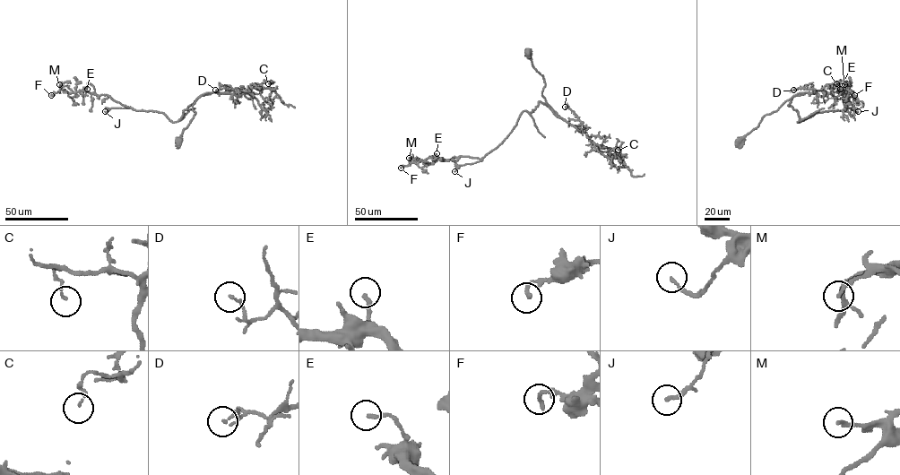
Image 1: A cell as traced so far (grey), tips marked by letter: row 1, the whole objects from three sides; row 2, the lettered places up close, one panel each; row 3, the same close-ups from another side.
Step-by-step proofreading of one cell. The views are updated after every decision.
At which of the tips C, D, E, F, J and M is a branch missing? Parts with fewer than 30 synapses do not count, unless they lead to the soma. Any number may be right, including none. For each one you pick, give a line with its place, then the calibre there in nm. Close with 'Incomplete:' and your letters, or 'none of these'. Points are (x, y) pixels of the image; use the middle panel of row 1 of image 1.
Incomplete: none of these

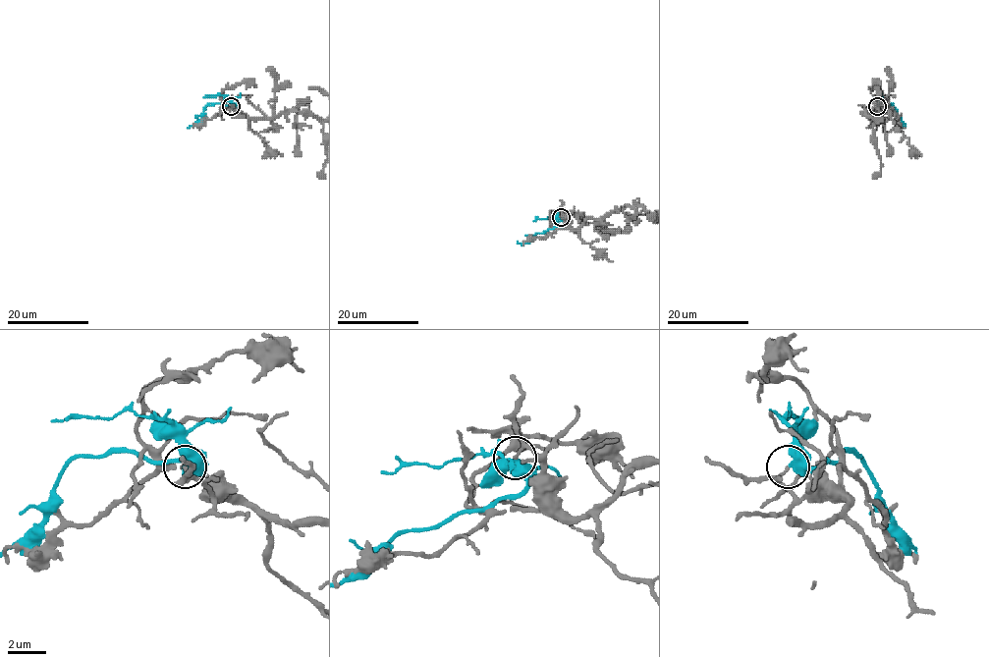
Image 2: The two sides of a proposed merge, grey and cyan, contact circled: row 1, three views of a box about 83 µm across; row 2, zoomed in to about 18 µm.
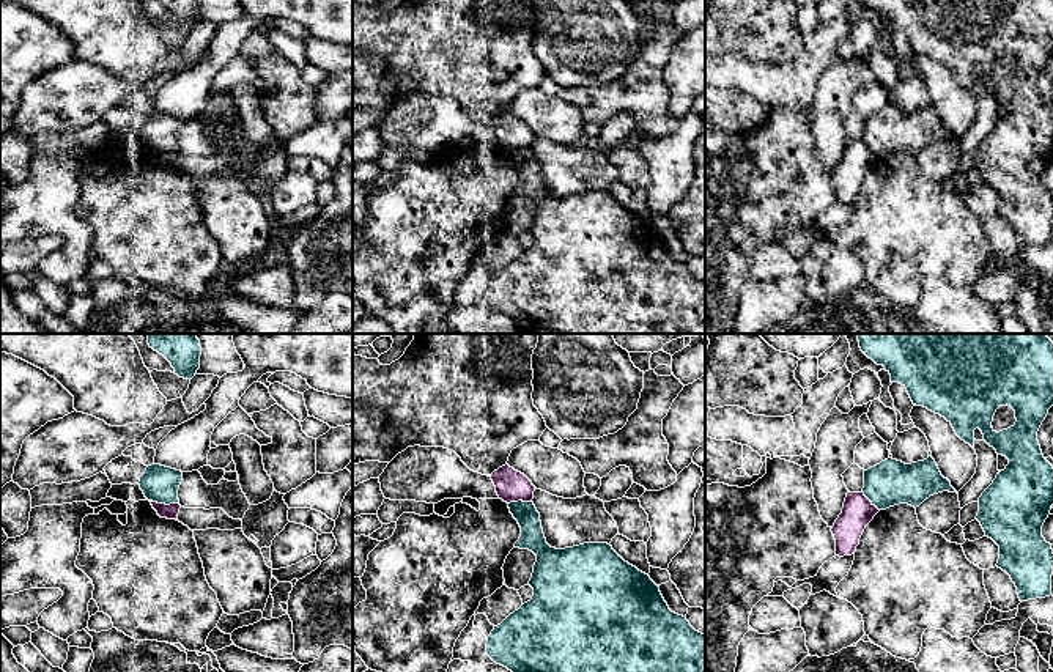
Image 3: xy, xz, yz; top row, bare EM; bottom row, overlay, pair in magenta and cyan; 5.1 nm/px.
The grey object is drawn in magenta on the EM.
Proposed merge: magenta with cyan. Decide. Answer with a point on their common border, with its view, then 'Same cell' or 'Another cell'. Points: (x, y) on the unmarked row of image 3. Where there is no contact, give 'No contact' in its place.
Touches magenta at xy (164, 151). Another cell

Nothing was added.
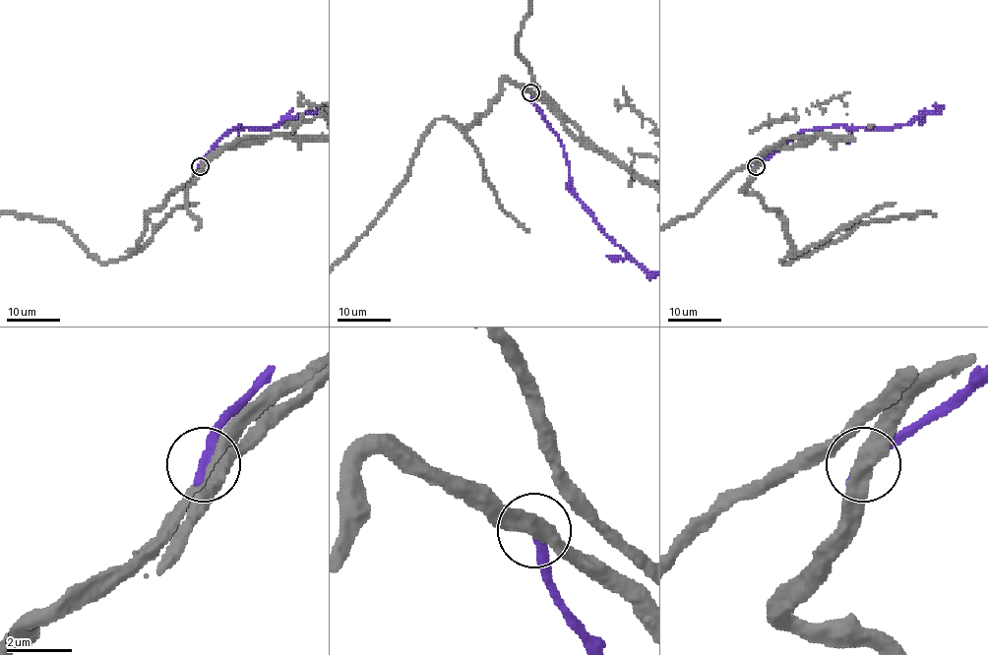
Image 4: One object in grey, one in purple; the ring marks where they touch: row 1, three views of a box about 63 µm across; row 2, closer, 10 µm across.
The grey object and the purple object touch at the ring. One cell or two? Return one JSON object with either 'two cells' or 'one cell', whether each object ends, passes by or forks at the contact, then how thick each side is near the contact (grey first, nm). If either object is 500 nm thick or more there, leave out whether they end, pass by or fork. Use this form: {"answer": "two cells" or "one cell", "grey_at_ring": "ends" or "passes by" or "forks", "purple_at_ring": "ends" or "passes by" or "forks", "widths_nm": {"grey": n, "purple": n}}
{"answer": "two cells", "grey_at_ring": "passes by", "purple_at_ring": "ends", "widths_nm": {"grey": 420, "purple": 360}}

